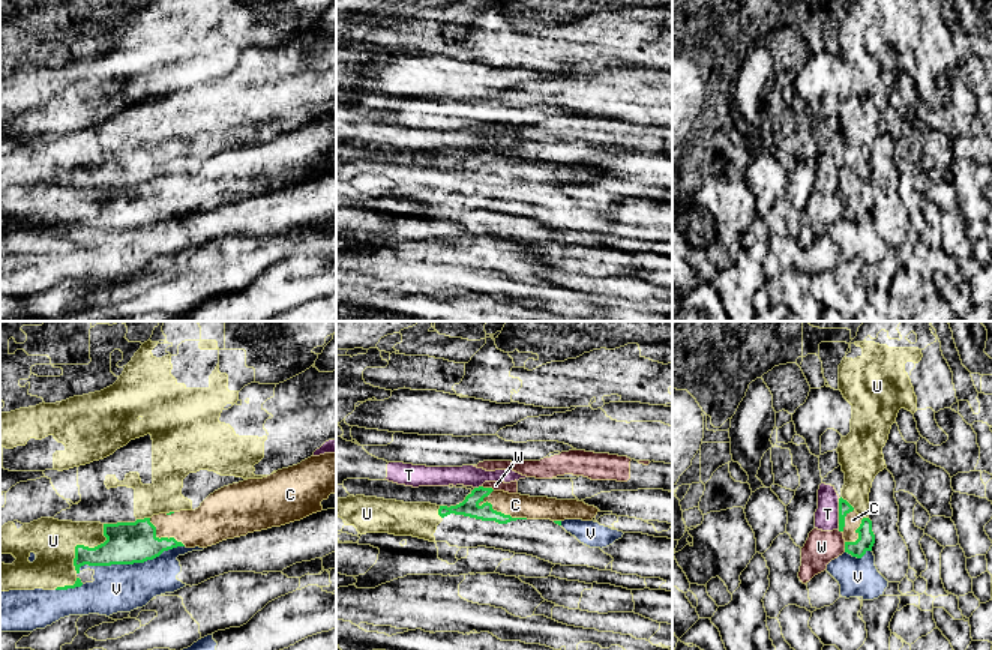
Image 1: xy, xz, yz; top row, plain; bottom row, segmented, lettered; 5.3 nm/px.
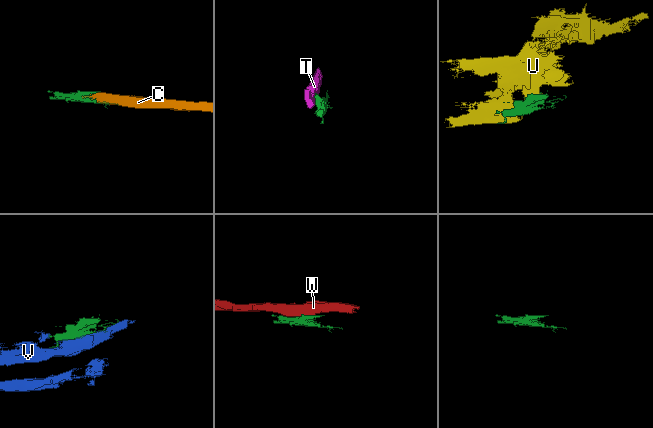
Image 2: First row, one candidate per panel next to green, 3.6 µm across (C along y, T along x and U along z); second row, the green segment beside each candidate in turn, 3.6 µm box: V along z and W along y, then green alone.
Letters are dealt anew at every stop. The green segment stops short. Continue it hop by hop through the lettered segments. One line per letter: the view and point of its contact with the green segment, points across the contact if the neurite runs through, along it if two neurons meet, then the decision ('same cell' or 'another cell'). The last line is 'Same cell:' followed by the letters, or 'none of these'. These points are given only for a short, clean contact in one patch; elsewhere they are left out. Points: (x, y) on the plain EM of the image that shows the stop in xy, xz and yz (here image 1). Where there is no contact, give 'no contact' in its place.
C: contact xz (500, 176); same cell
T: contact yz (839, 177); another cell
U: contact xy (84, 210); another cell
V: contact xy (129, 227); same cell
W: contact xz (488, 152); border xz (482, 150), (494, 153); another cell
Same cell: C, V

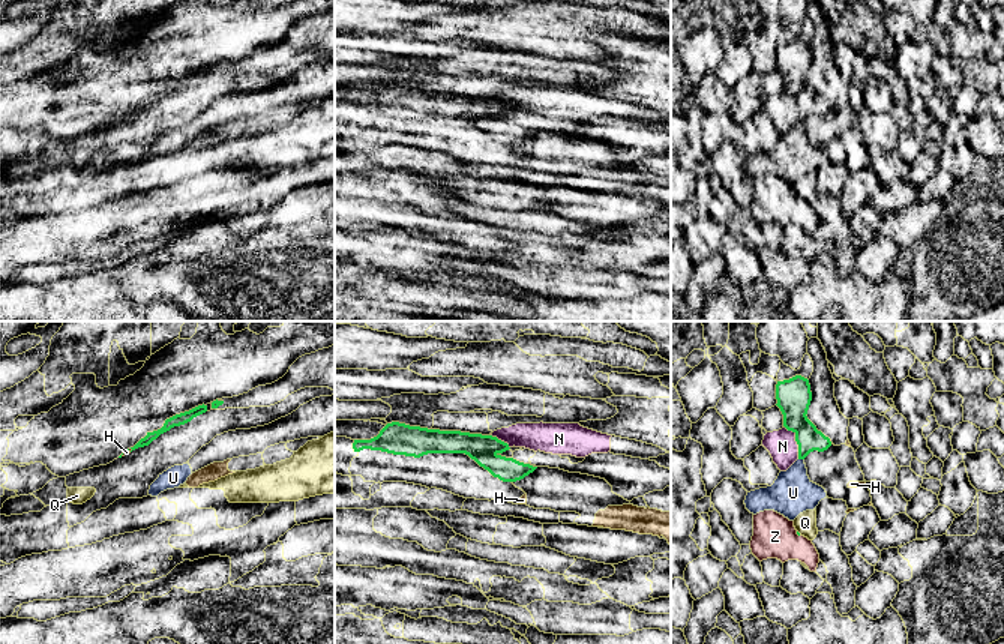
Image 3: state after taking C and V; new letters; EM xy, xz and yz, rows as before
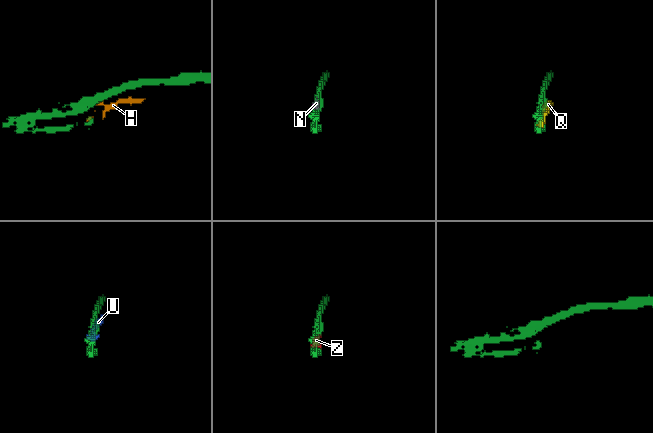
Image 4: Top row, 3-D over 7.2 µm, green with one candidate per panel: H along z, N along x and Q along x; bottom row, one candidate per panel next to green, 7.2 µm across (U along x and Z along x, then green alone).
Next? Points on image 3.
H: contact xy (128, 113); border xy (132, 113), (128, 114); another cell
N: contact yz (796, 104); another cell
Q: no contact; another cell
U: contact yz (802, 122); another cell
Z: contact yz (799, 198); border yz (796, 195), (800, 198); another cell
Same cell: none of these

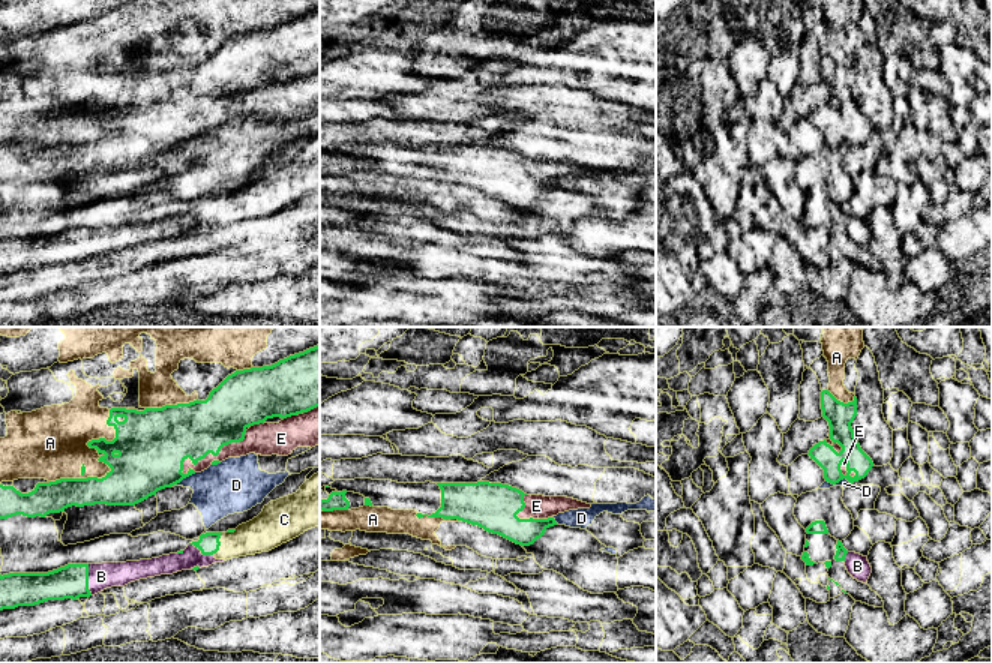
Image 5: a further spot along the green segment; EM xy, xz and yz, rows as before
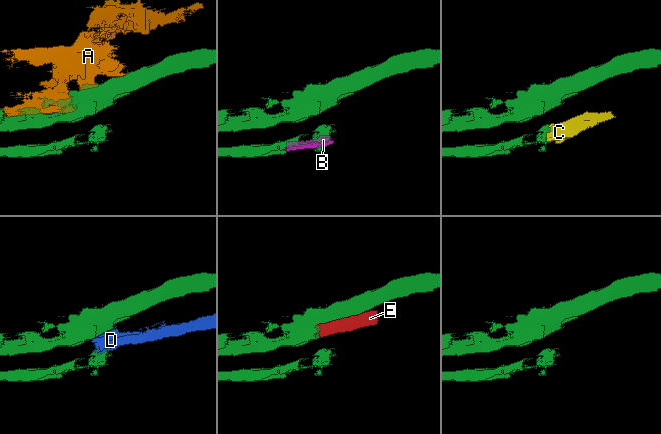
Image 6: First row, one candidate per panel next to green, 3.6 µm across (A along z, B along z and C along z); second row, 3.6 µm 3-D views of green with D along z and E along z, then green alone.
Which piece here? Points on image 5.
A: contact xy (80, 143); another cell
B: contact xy (87, 243); another cell
C: contact xy (219, 207); border xy (222, 197), (219, 213), (215, 218); another cell
D: contact yz (838, 146); another cell
E: contact xy (213, 119); another cell
Same cell: none of these

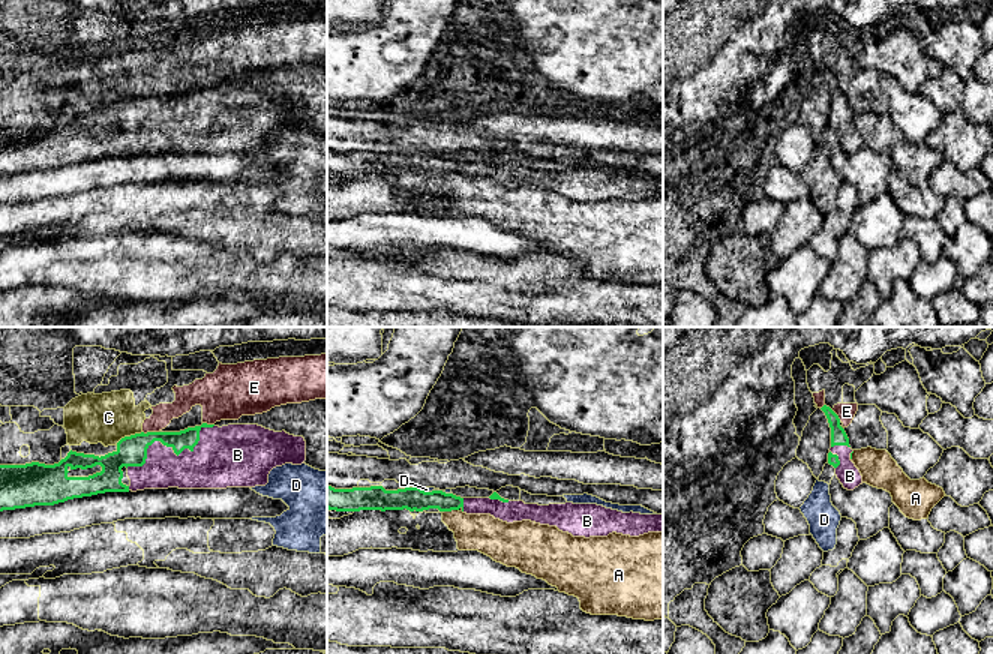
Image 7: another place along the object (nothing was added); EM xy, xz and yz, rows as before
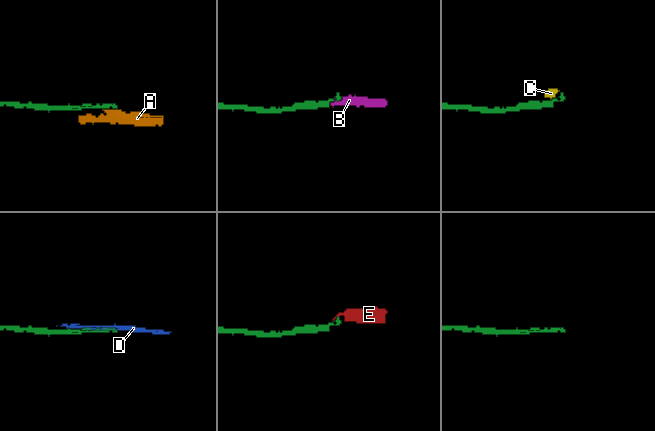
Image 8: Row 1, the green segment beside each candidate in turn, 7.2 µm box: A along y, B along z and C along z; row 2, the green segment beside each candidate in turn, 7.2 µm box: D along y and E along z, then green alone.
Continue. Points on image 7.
A: contact xz (450, 174); another cell
B: contact xy (170, 110); same cell
C: contact xy (128, 101); border xy (141, 95), (125, 99), (116, 107); another cell
D: contact xz (429, 156); another cell
E: contact xy (150, 96); border xy (143, 95), (158, 96); another cell
Same cell: B

